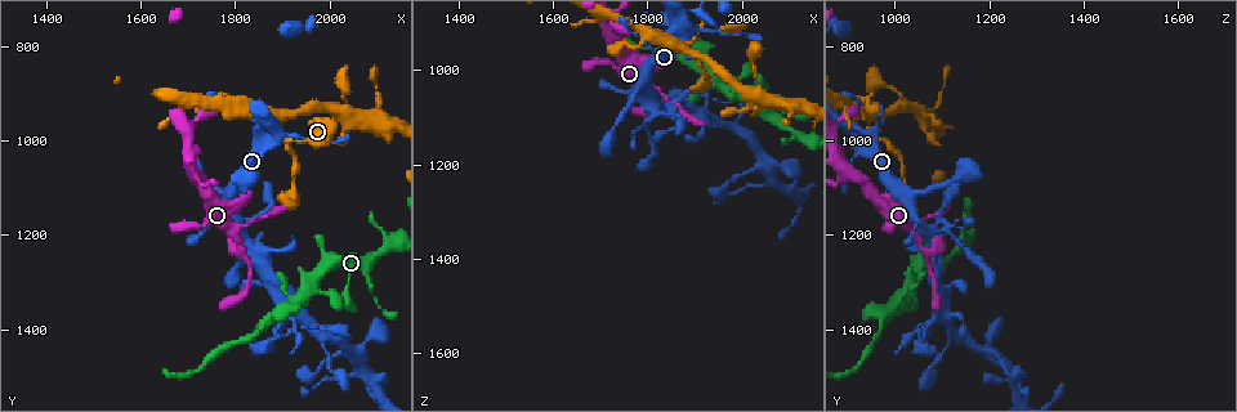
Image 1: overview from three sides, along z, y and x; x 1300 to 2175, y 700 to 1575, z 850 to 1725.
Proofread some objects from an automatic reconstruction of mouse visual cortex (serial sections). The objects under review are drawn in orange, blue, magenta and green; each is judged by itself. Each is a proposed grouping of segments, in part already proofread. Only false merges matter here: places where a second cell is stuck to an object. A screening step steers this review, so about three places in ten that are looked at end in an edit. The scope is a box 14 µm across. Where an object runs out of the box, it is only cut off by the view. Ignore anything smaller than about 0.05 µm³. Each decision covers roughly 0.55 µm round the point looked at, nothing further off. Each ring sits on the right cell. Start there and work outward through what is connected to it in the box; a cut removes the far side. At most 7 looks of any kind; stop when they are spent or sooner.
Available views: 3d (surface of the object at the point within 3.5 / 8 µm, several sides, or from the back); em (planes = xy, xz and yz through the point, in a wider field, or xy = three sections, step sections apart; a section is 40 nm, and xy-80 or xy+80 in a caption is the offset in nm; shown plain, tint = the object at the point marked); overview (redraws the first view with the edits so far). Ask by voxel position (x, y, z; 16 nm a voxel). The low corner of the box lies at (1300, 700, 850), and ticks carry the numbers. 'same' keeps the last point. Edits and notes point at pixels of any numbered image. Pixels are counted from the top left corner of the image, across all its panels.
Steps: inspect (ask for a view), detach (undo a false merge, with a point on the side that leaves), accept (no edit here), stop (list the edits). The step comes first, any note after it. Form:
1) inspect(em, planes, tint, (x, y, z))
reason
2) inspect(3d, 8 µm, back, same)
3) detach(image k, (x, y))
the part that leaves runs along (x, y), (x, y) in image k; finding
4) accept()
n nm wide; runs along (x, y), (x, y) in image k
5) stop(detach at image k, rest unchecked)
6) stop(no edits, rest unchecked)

inspect(3d, 8 µm, (1870, 950, 955))
looks like a crossing

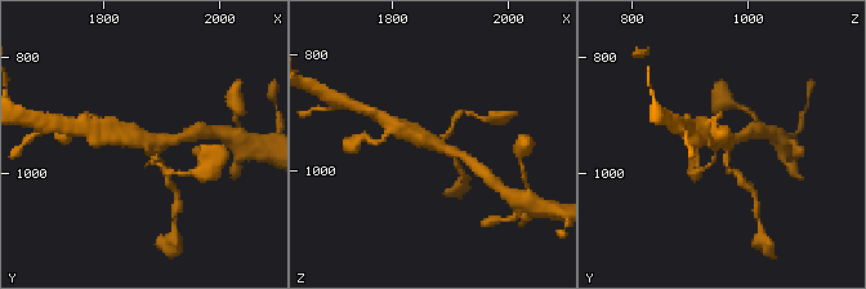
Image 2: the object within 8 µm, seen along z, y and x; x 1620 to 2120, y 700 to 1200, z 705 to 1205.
inspect(3d, 3.5 µm, (1875, 950, 955))
zoom in

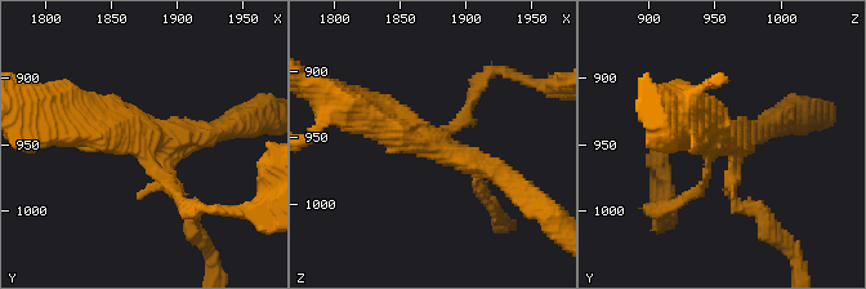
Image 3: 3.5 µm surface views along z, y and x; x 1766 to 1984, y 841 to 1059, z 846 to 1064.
inspect(em, xy, step 3, tint, (1876, 950, 952))
4 arms; arms of 150, 150, 300, 450 nm

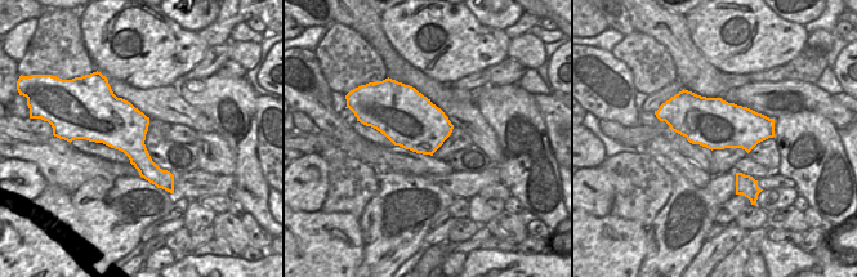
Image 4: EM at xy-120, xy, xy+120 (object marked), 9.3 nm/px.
accept()
550 nm wide; runs along (681, 204), (700, 189), (723, 137), (759, 129) in image 3; all the same cell

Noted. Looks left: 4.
inspect(3d, 3.5 µm, (1805, 1195, 1065))
four or more arms meet

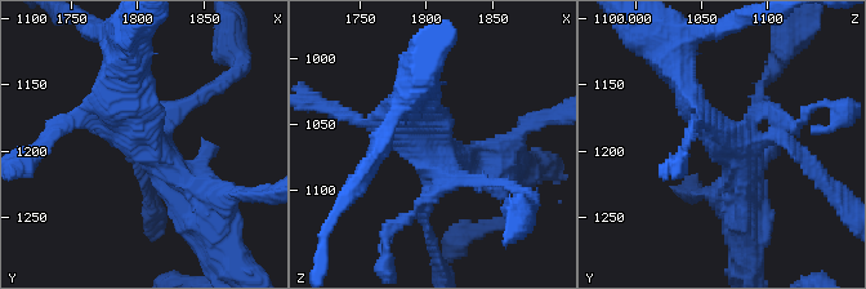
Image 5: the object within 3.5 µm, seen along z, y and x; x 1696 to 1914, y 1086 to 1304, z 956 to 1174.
inspect(em, xy, step 3, tint, (1806, 1196, 1070))

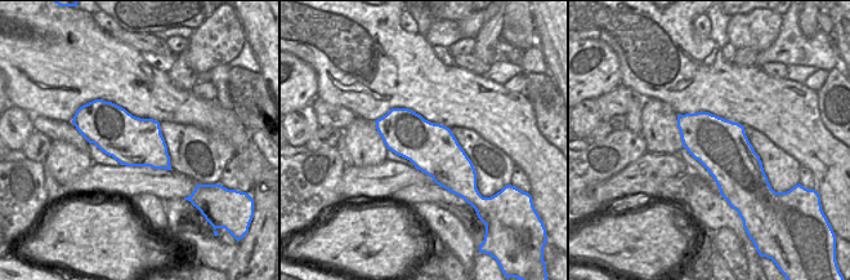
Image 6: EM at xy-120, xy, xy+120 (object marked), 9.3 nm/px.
accept()
runs along (121, 83), (121, 123), (208, 205) in image 5; continuous, no second cell

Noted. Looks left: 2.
inspect(3d, 3.5 µm, (1930, 1395, 1055))
branch point

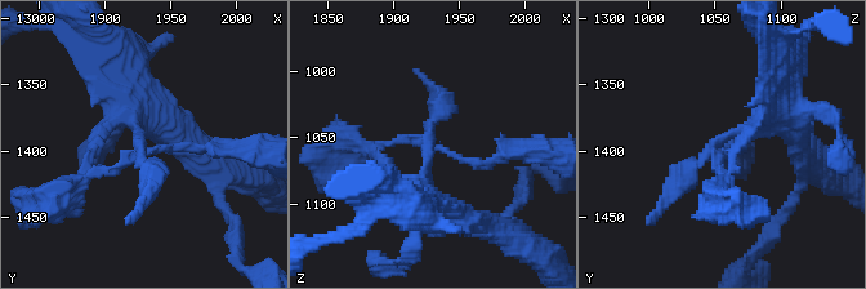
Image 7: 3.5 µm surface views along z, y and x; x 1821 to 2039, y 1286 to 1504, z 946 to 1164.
inspect(em, xy, step 5, tint, (1930, 1390, 1058))

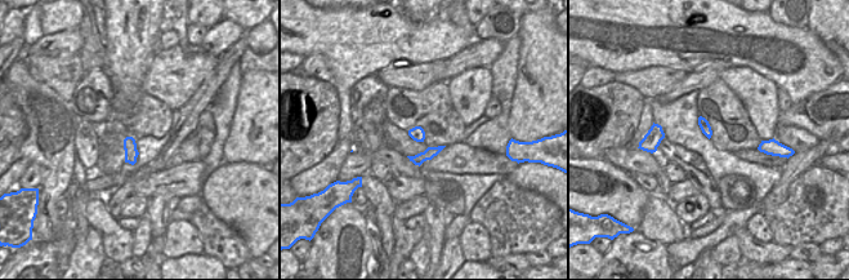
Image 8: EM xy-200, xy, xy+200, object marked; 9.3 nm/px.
detach(image 7, (477, 163))
the part that leaves runs along (438, 149), (478, 165), (513, 149), (553, 152) in image 7; a second cell is stuck on

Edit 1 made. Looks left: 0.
stop(detach at image 7, rest unchecked)

